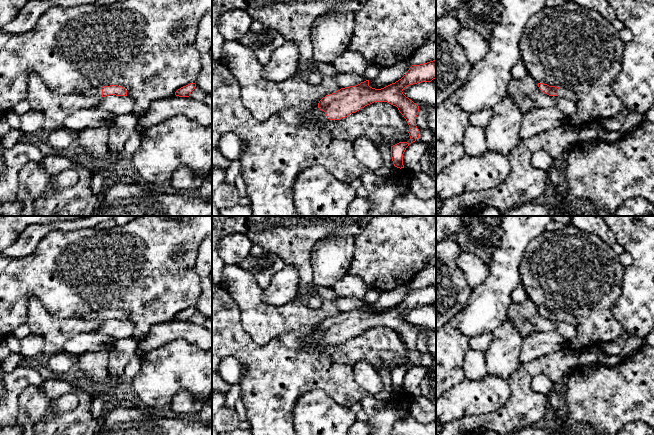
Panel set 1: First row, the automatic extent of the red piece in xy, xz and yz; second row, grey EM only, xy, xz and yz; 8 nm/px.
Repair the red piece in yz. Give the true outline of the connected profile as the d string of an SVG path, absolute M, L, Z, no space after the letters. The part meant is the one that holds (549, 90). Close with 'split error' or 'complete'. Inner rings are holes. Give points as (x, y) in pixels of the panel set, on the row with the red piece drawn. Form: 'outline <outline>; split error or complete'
outline M538 83L538 87L541 90L541 92L549 95L549 96L559 96L567 98L573 102L578 102L578 97L570 90L561 89L559 87L555 86L549 86L544 83Z; split error

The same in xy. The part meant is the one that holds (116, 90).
outline M110 85L110 86L103 86L97 89L83 89L80 91L83 95L95 95L95 96L102 96L106 97L109 95L116 95L116 96L127 96L127 90L118 85Z; split error

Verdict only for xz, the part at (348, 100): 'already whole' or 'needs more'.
needs more

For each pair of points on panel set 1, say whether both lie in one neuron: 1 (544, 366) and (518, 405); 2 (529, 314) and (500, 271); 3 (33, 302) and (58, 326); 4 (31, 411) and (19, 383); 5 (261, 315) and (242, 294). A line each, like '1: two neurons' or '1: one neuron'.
1: one neuron
2: two neurons
3: one neuron
4: two neurons
5: one neuron

